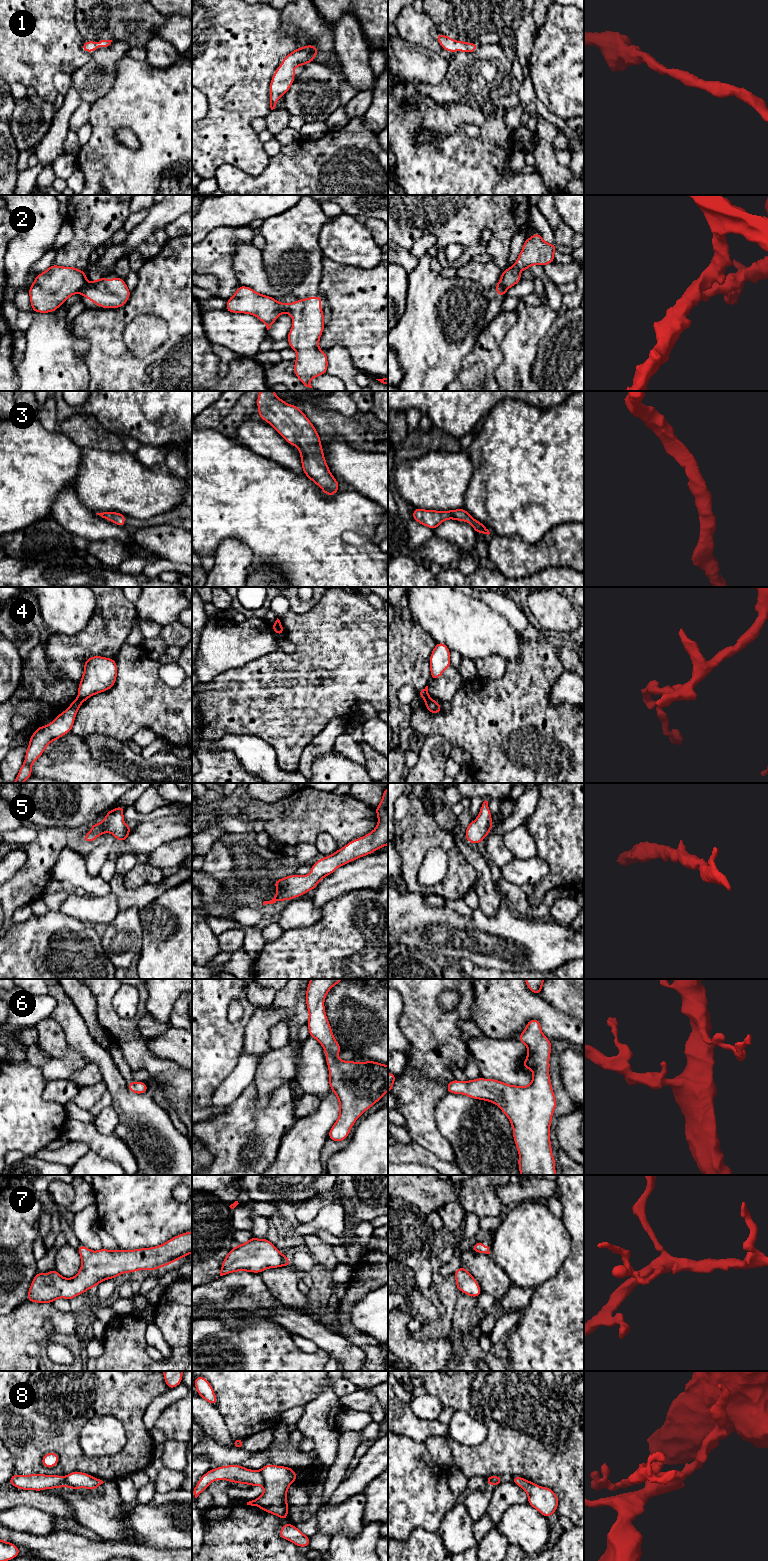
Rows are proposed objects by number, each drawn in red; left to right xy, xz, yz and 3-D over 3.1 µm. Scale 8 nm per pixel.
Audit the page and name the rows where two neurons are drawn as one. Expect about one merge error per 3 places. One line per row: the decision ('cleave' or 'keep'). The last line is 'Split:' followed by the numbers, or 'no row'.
1: keep
2: cleave
3: keep
4: cleave
5: keep
6: keep
7: keep
8: cleave
Split: 2, 4, 8

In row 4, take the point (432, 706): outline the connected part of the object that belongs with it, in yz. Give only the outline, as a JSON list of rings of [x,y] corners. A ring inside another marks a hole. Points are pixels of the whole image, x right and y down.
[[[433,699],[425,700],[425,707],[431,714],[436,714],[442,711],[441,704]]]

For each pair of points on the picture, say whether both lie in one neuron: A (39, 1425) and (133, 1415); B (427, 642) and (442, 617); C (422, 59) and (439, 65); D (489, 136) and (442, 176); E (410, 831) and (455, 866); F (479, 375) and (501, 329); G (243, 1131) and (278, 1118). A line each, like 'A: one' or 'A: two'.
A: one
B: two
C: one
D: one
E: one
F: one
G: one

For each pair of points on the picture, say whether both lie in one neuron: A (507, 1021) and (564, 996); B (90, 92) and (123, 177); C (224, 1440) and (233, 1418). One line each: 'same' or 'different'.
A: different
B: different
C: different

